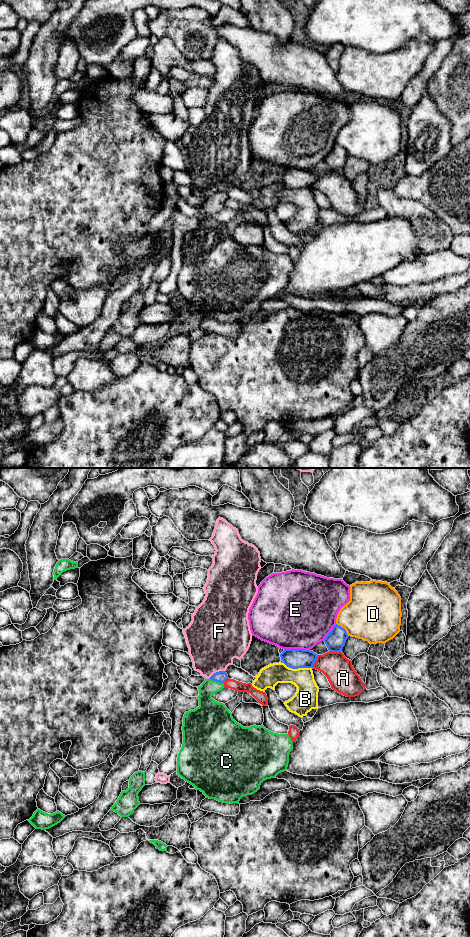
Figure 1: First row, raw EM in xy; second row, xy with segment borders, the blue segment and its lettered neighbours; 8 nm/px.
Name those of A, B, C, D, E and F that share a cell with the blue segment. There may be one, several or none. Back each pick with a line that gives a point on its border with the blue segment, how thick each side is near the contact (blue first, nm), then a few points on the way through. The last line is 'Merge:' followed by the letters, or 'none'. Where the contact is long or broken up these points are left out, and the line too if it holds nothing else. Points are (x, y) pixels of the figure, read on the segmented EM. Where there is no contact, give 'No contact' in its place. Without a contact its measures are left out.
C: Touches blue at xy (216, 681). Thickness 90 nm (blue) against 190 nm. Path across: xy (221, 676), (216, 681), (208, 689), (209, 711)
Merge: C

